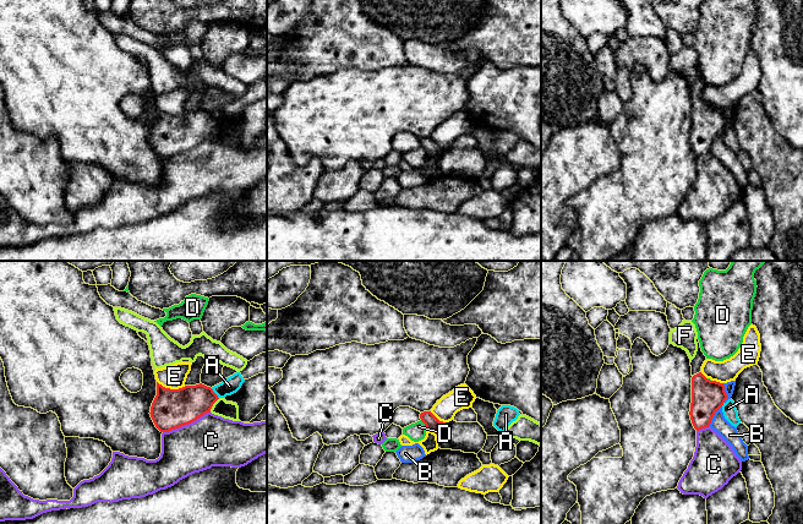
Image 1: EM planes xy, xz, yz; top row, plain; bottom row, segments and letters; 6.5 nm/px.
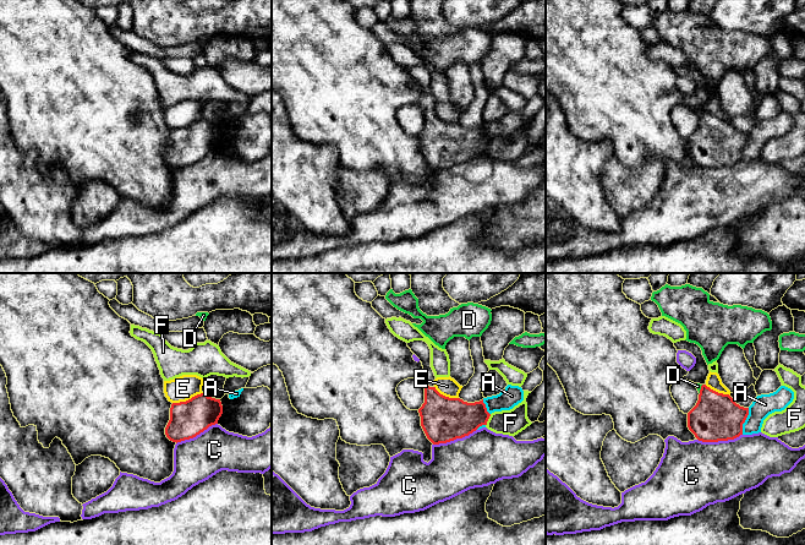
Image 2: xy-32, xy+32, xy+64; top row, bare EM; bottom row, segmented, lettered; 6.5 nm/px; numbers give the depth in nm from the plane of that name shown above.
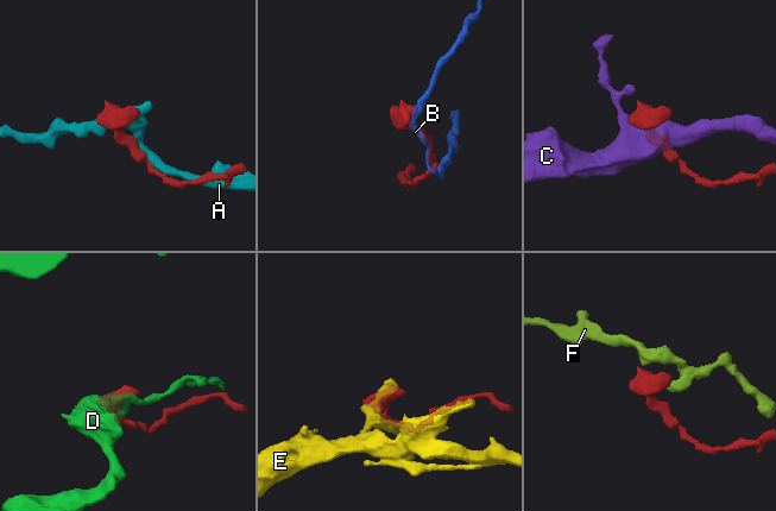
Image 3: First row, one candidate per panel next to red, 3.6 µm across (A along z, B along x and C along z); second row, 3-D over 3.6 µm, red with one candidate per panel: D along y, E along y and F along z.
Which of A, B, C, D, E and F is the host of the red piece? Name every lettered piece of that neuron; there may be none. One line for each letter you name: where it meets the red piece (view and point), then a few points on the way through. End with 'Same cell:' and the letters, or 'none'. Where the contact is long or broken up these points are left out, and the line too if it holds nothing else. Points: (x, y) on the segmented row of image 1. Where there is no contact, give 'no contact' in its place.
Same cell: none

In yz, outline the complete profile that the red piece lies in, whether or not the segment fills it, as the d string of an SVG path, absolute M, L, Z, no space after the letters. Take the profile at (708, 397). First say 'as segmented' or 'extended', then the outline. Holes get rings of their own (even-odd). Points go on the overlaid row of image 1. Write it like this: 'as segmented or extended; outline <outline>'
extended; outline M697 338L698 351L692 360L692 403L690 420L697 431L709 427L715 413L723 405L728 398L723 383L710 381L701 373L701 366L706 356L701 351L699 339Z

